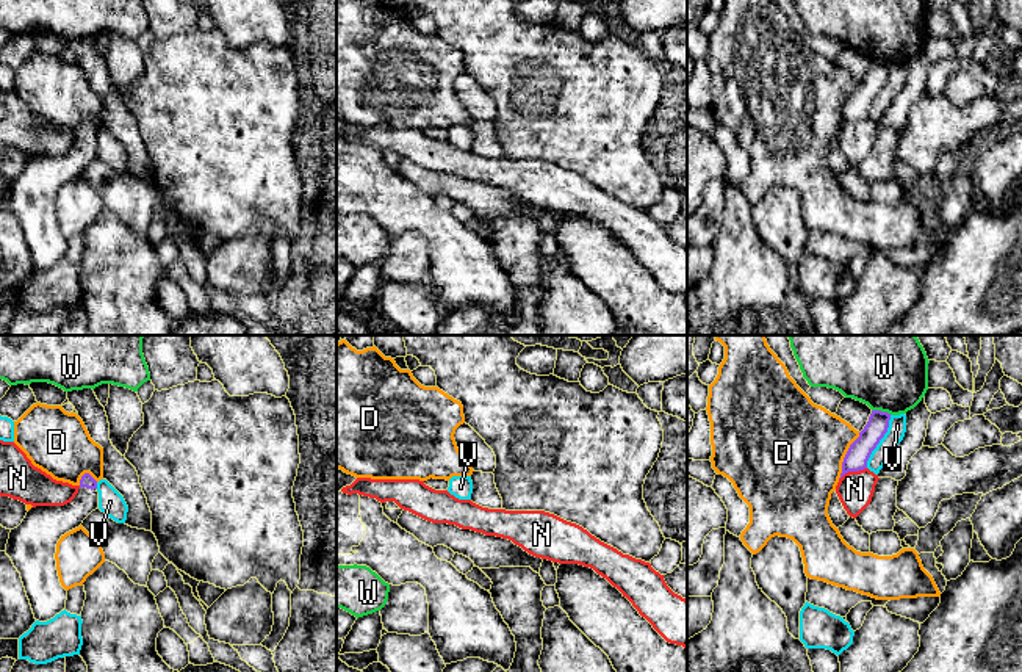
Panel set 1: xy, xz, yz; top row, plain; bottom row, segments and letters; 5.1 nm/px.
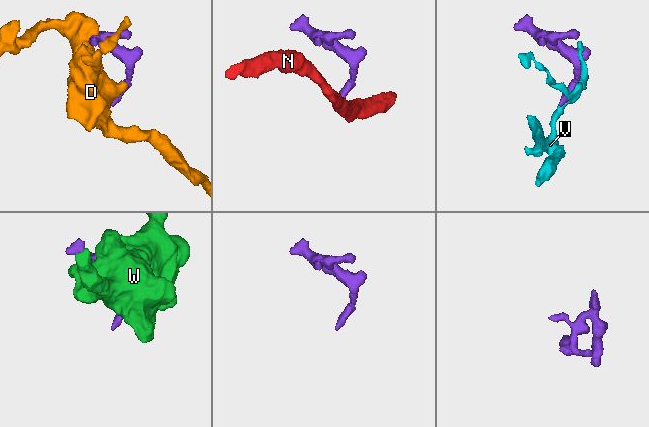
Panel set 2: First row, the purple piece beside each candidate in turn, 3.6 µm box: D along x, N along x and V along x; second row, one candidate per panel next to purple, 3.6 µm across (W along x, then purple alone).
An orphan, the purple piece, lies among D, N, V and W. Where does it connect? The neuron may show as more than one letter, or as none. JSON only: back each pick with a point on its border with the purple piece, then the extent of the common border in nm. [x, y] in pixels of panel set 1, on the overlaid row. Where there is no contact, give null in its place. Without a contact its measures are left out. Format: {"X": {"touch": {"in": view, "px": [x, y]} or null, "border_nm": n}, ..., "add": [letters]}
{"add": []}

